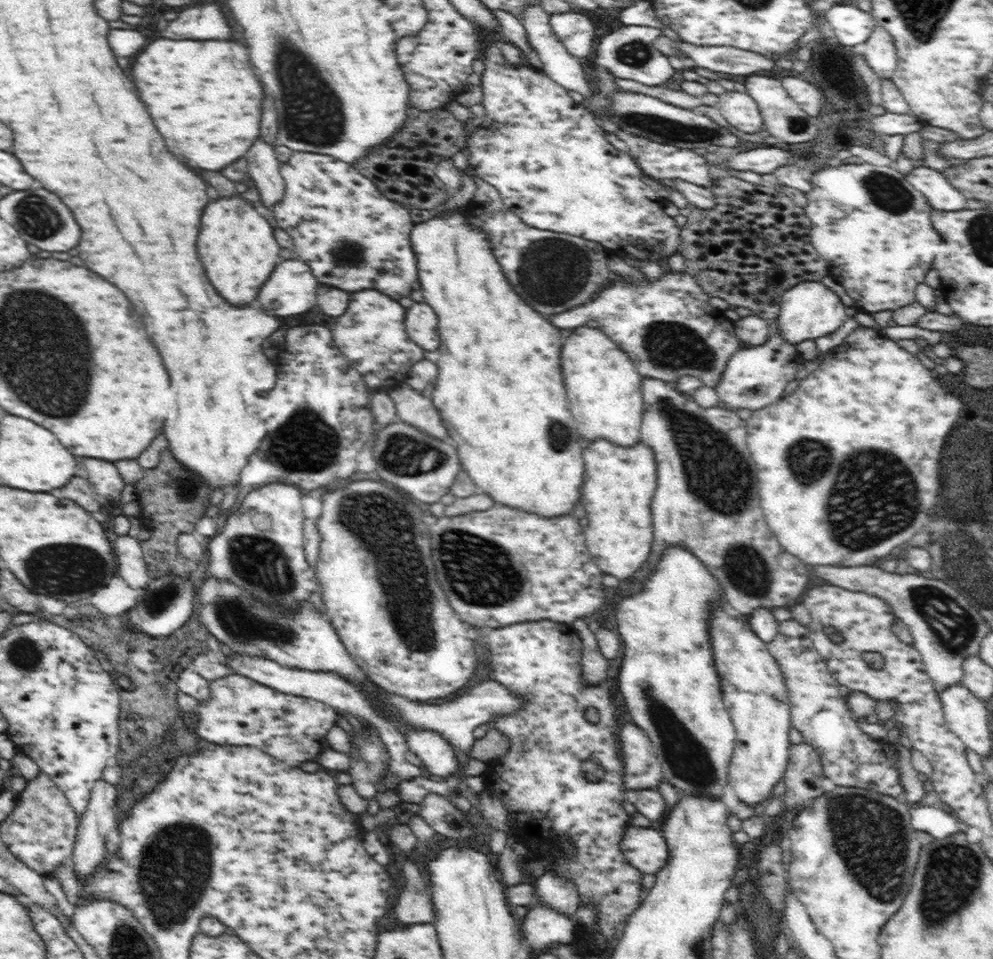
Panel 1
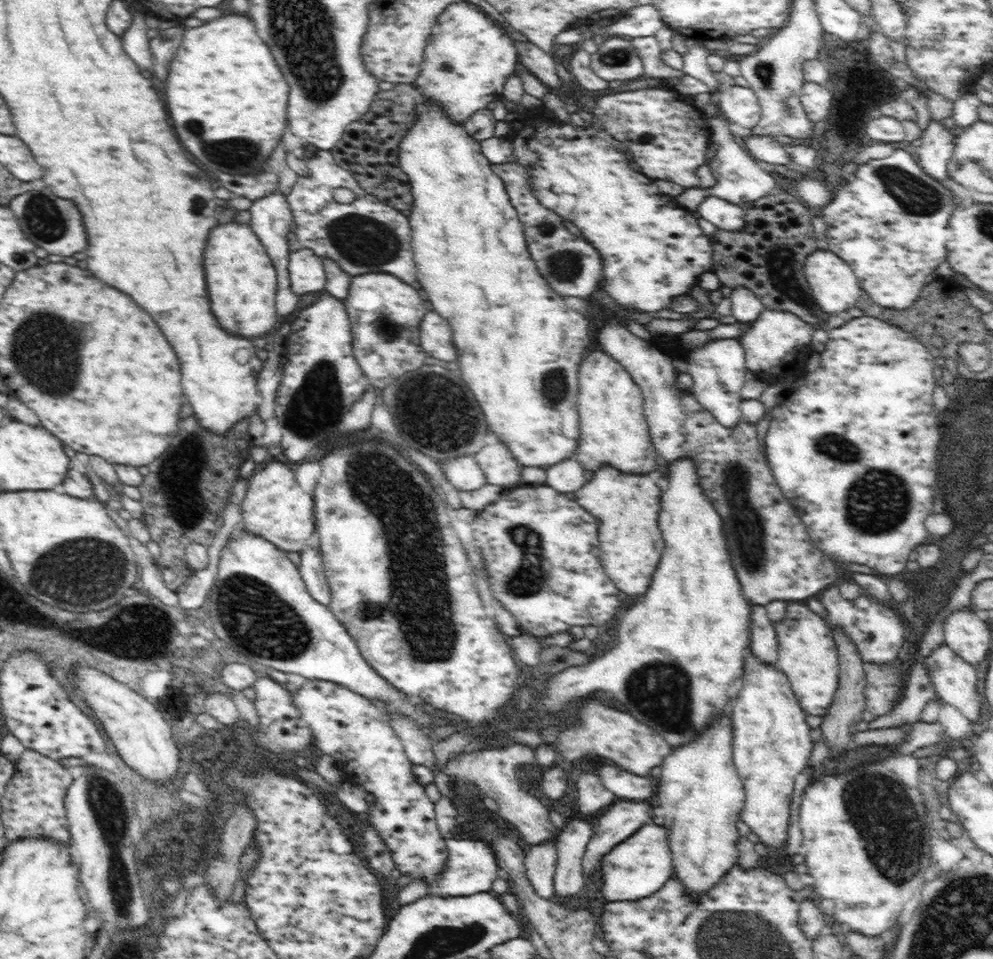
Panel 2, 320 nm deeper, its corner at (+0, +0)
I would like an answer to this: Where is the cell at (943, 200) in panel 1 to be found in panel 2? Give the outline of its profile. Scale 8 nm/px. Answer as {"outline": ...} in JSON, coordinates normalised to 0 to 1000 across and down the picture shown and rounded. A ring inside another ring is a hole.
{"outline":[[[938,124],[935,129],[935,133],[931,136],[928,139],[928,150],[924,153],[924,158],[922,158],[922,168],[924,168],[924,172],[928,174],[928,177],[933,179],[933,181],[937,182],[937,185],[948,189],[955,188],[955,169],[957,169],[957,165],[959,165],[959,160],[961,156],[962,148],[961,144],[961,132],[955,131],[952,128],[952,125]]]}

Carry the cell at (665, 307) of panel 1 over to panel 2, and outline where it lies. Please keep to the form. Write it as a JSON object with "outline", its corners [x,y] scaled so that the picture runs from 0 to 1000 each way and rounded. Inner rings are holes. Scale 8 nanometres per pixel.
{"outline":[[[684,349],[657,350],[655,357],[658,362],[671,365],[675,371],[690,371],[693,373],[692,388],[698,394],[695,404],[700,416],[713,426],[721,438],[731,444],[739,445],[746,438],[745,407],[750,400],[751,379],[749,364],[745,356],[738,352],[721,352],[707,362],[695,362],[684,355]]]}

